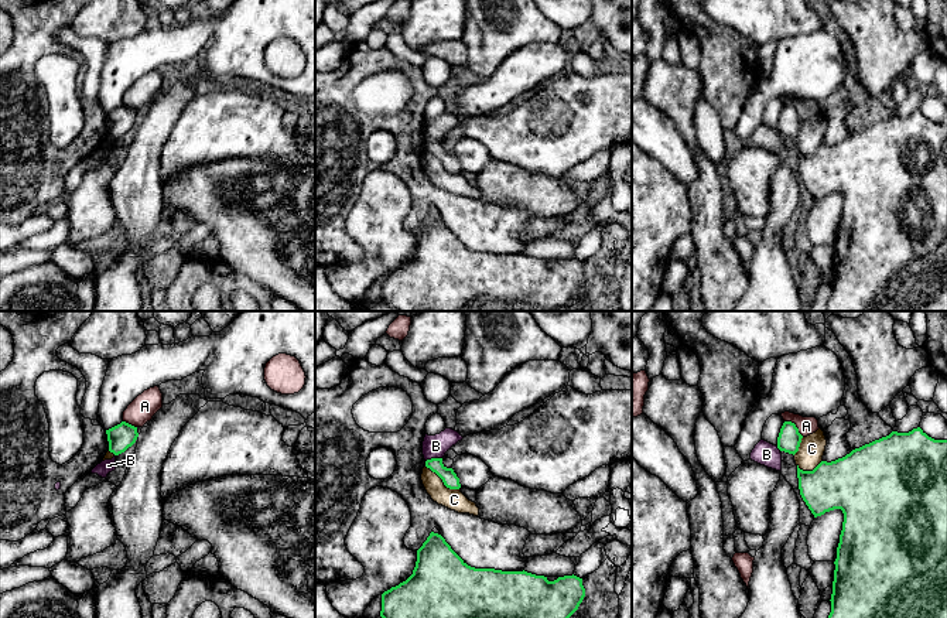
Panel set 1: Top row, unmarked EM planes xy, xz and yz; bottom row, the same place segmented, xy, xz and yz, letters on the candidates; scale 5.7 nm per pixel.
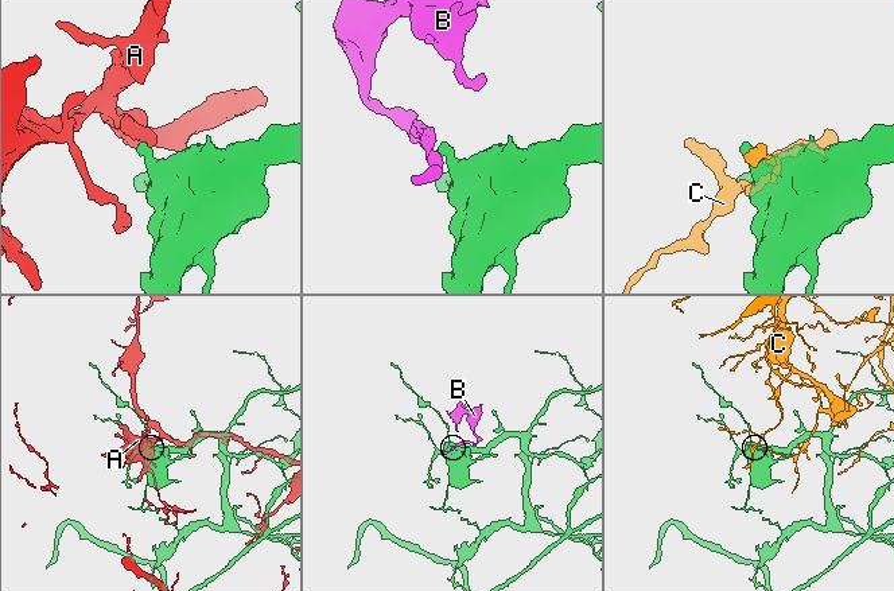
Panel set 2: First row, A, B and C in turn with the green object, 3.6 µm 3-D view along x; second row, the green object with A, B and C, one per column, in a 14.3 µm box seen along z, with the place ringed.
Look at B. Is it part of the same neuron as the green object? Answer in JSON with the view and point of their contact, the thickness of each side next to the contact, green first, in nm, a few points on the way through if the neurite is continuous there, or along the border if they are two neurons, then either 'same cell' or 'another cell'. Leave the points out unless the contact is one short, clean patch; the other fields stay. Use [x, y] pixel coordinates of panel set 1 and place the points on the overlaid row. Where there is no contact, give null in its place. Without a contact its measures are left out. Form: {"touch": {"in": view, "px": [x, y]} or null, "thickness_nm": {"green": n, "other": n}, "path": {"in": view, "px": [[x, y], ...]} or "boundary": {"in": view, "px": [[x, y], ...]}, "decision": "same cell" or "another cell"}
{"touch": {"in": "xz", "px": [433, 458]}, "thickness_nm": {"green": 90, "other": 130}, "boundary": {"in": "xz", "px": [[441, 457], [433, 457], [426, 461]]}, "decision": "another cell"}

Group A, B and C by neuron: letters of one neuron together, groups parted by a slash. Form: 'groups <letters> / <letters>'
groups A / B / C

